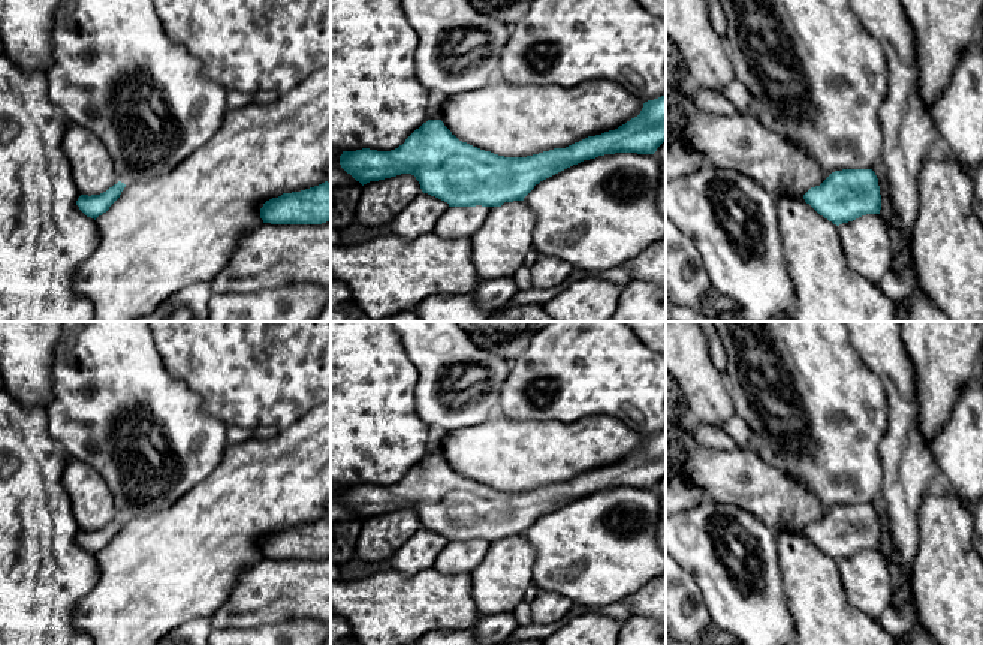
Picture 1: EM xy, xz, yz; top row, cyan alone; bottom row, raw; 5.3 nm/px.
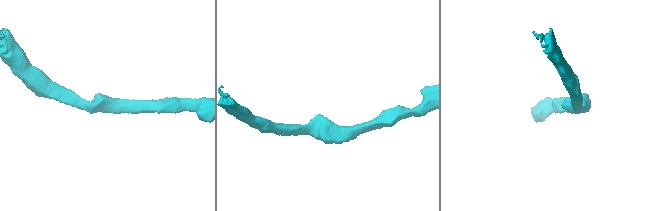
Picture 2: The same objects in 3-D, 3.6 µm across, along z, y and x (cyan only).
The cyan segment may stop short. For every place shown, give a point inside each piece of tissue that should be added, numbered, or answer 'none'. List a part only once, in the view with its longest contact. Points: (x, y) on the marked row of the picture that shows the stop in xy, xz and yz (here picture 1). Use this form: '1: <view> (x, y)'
1: xy (271, 256)

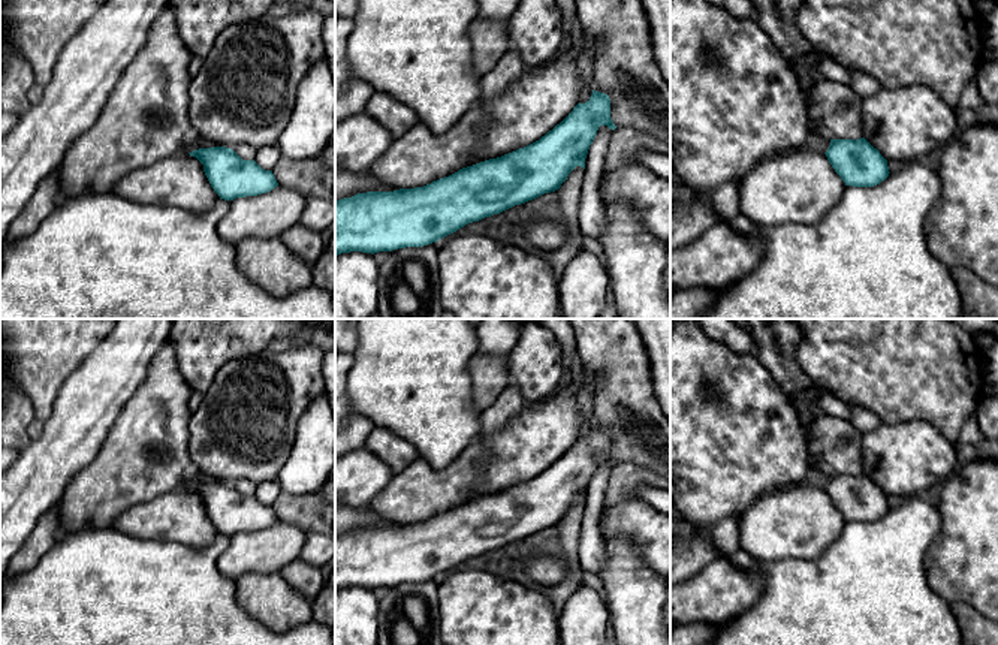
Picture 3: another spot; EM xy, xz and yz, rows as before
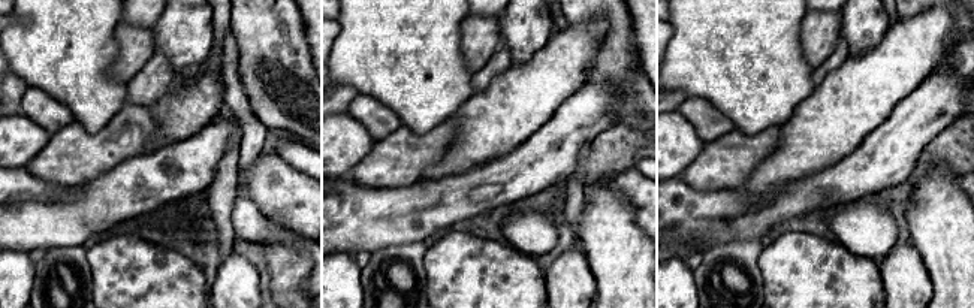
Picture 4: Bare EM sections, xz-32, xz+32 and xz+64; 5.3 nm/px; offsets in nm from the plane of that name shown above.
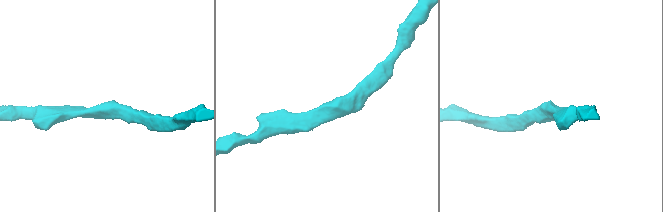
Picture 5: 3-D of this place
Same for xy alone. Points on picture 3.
1: xy (178, 180)

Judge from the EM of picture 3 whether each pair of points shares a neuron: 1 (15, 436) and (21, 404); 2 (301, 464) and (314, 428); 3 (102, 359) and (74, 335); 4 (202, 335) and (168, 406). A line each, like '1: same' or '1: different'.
1: same
2: same
3: different
4: different

